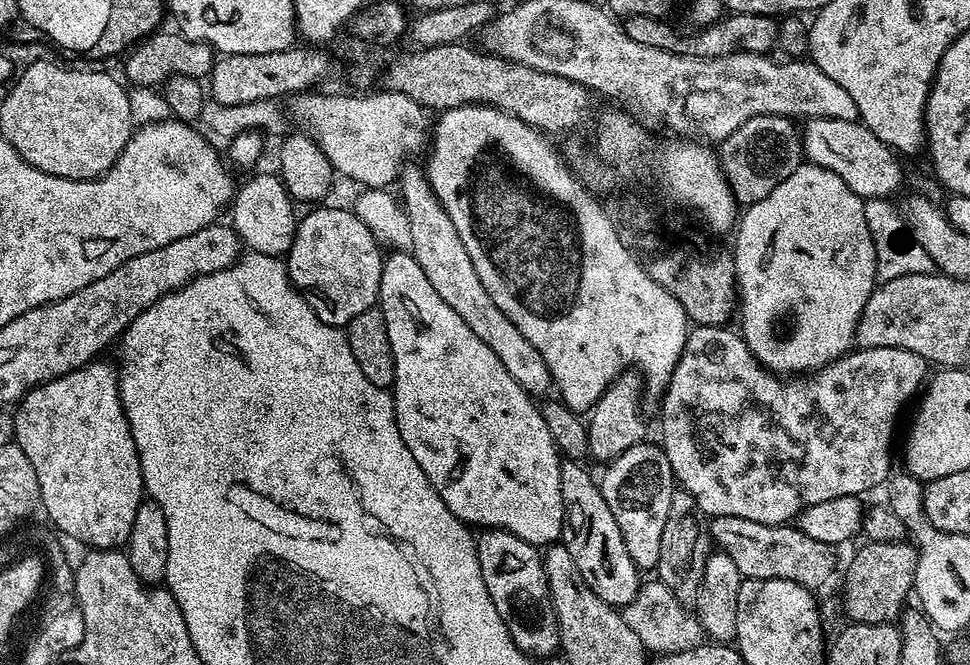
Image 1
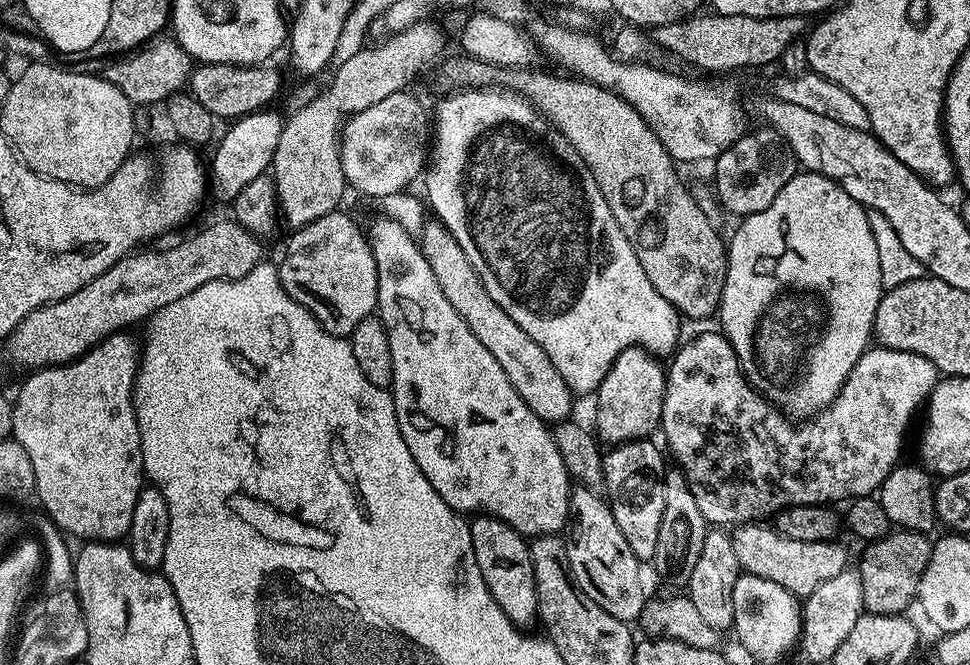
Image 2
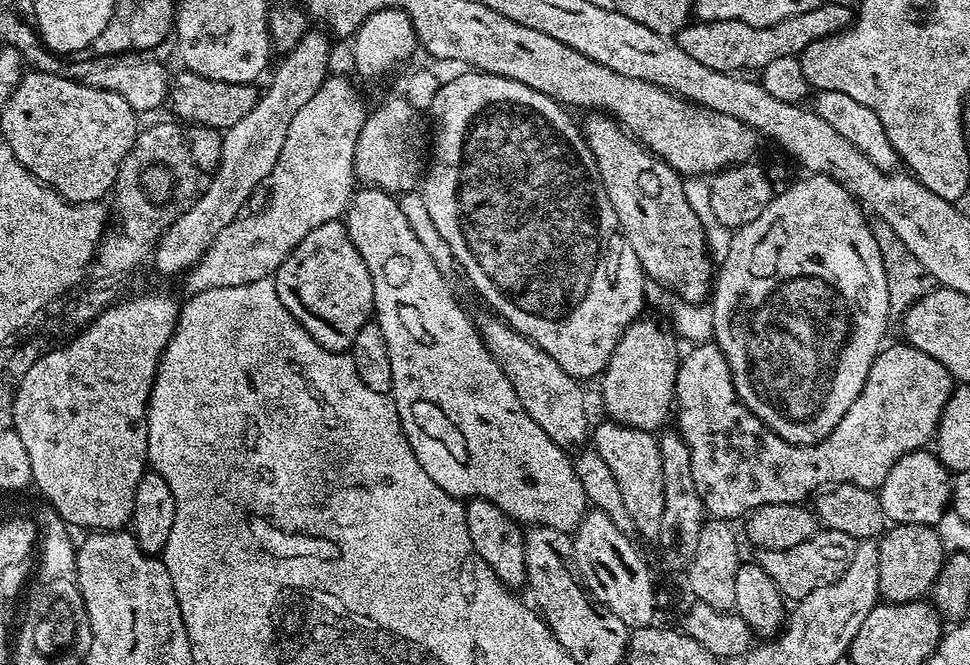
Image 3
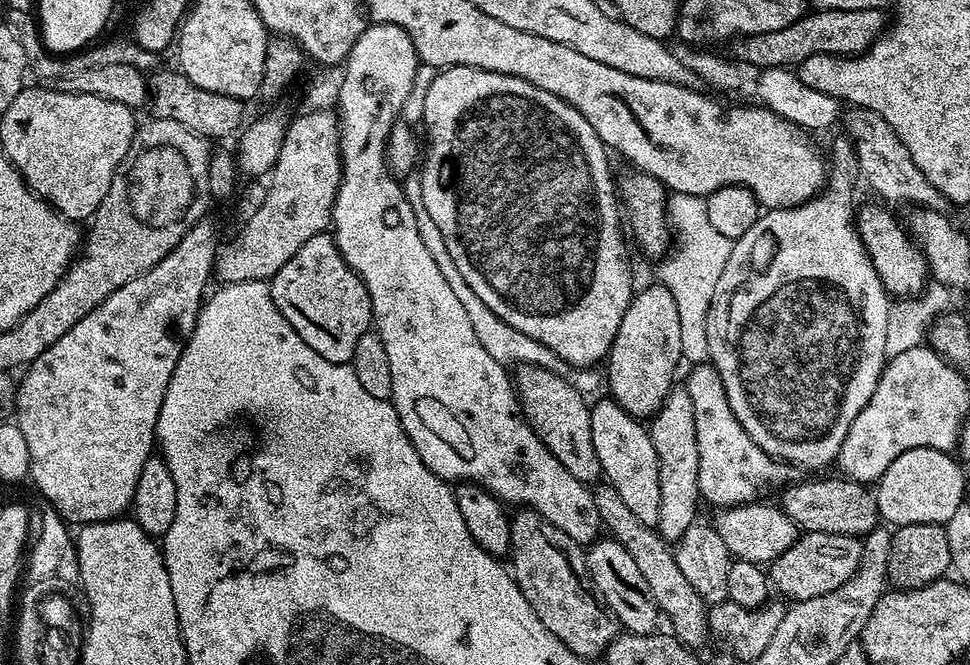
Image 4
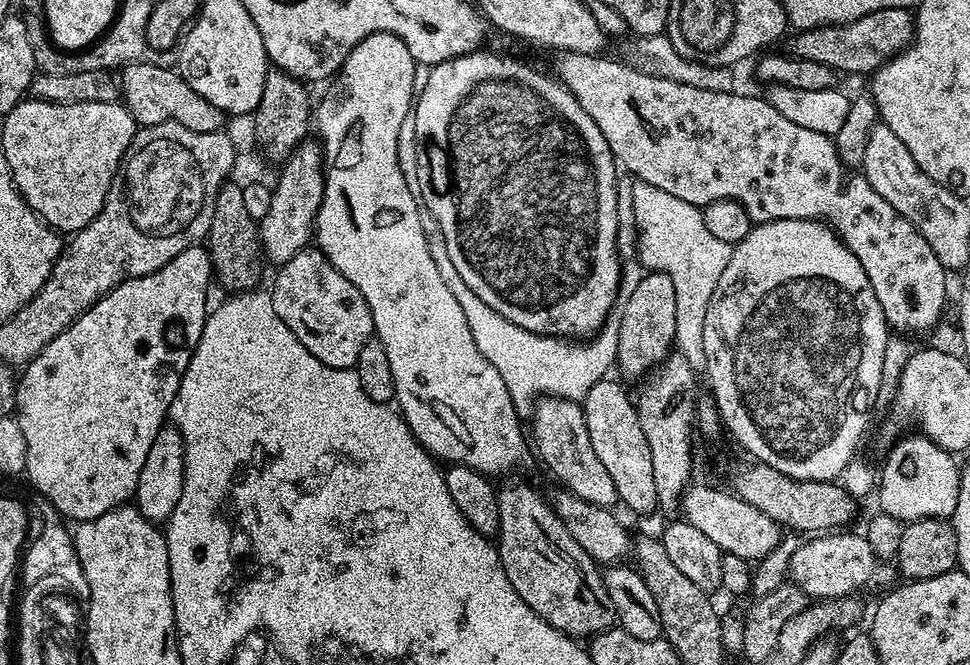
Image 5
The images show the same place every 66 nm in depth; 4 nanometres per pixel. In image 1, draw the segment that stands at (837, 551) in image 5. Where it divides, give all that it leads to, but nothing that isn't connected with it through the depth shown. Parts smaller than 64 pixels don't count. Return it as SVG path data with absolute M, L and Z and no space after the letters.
M718 516L711 521L710 535L718 545L719 551L730 554L730 558L734 558L734 566L738 566L741 577L746 580L789 580L798 582L803 588L819 590L831 578L832 571L836 568L837 549L826 542L806 538L806 534L802 534L796 526L750 522L750 518L737 516Z

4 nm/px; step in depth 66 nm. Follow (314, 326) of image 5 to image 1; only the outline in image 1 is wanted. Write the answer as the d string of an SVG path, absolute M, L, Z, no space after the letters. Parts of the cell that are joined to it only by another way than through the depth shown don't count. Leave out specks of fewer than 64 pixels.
M324 206L313 207L313 212L299 217L296 236L286 255L288 276L322 322L344 328L362 310L377 307L386 256L355 211L320 207Z

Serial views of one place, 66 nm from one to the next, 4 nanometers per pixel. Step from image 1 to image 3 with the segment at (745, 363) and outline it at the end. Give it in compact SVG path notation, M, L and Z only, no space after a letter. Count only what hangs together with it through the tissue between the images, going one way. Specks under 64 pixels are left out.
M709 342L689 347L687 349L689 352L683 353L678 366L678 374L676 375L674 424L676 420L677 425L675 424L675 427L686 442L690 452L690 470L694 470L694 486L698 490L698 498L702 498L705 513L709 517L718 520L736 522L739 516L740 519L747 517L748 513L762 506L770 506L771 504L804 504L807 501L807 496L809 498L815 497L817 494L838 484L853 484L854 486L879 490L883 486L883 482L886 481L886 476L891 468L899 459L903 458L904 455L910 455L911 452L921 451L927 445L924 443L927 440L928 442L931 441L935 437L940 419L943 416L944 407L951 398L954 389L953 378L946 370L946 366L942 366L942 362L934 362L934 358L930 358L930 354L922 354L922 350L912 348L906 342L899 343L894 345L893 348L885 347L877 354L870 366L870 374L866 374L866 382L862 386L862 394L858 394L858 398L854 398L850 410L846 410L846 414L842 414L842 422L838 422L838 426L834 426L832 433L825 440L819 440L817 444L791 444L770 432L768 427L737 398L732 375L730 374L730 366L718 345L714 342Z

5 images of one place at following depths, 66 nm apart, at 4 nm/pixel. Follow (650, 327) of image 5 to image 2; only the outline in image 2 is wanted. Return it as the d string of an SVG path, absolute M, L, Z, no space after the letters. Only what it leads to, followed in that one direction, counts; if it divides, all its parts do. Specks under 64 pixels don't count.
M645 348L622 350L622 354L614 358L614 366L610 366L606 378L602 378L594 393L595 435L608 446L649 439L653 435L651 432L655 433L660 427L667 381L665 365Z

